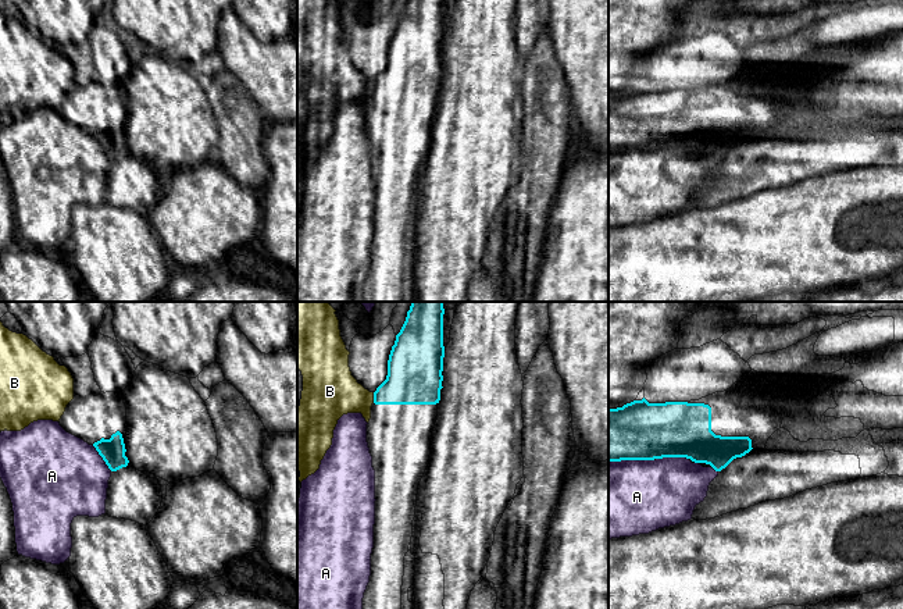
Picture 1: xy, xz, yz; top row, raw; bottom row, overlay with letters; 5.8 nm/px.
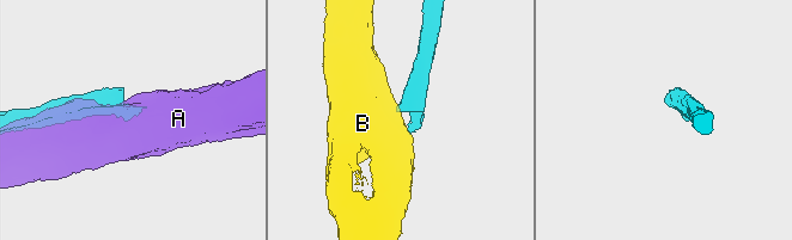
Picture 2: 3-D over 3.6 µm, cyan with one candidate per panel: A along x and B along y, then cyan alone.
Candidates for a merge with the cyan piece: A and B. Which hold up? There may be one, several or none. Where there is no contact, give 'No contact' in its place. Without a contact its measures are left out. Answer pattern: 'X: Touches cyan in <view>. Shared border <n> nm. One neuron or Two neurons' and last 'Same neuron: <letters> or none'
A: Touches cyan in yz. Shared border 260 nm. Two neurons
B: Touches cyan in xz. Shared border 60 nm. Two neurons
Same neuron: none

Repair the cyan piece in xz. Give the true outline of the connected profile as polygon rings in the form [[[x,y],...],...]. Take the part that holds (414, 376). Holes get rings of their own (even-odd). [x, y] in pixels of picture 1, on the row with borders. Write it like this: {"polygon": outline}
{"polygon": [[[411,302],[389,355],[386,380],[374,392],[367,442],[375,470],[376,501],[371,576],[363,609],[401,609],[404,556],[413,537],[418,485],[429,463],[443,388],[443,314],[443,302]]]}

